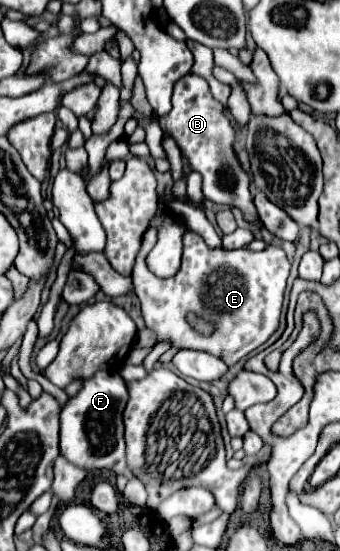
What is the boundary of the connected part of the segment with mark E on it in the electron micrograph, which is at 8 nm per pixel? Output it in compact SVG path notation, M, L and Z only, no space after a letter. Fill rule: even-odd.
M149 227L143 235L131 279L143 307L145 323L157 333L157 341L169 339L173 347L179 349L207 351L223 359L227 365L233 365L271 337L279 325L283 291L291 267L283 249L275 245L265 251L209 249L201 235L187 229L183 233L181 269L173 277L161 279L155 277L145 263L155 243L157 229ZM189 313L197 313L201 319L211 321L215 331L203 335L191 329L187 323Z

